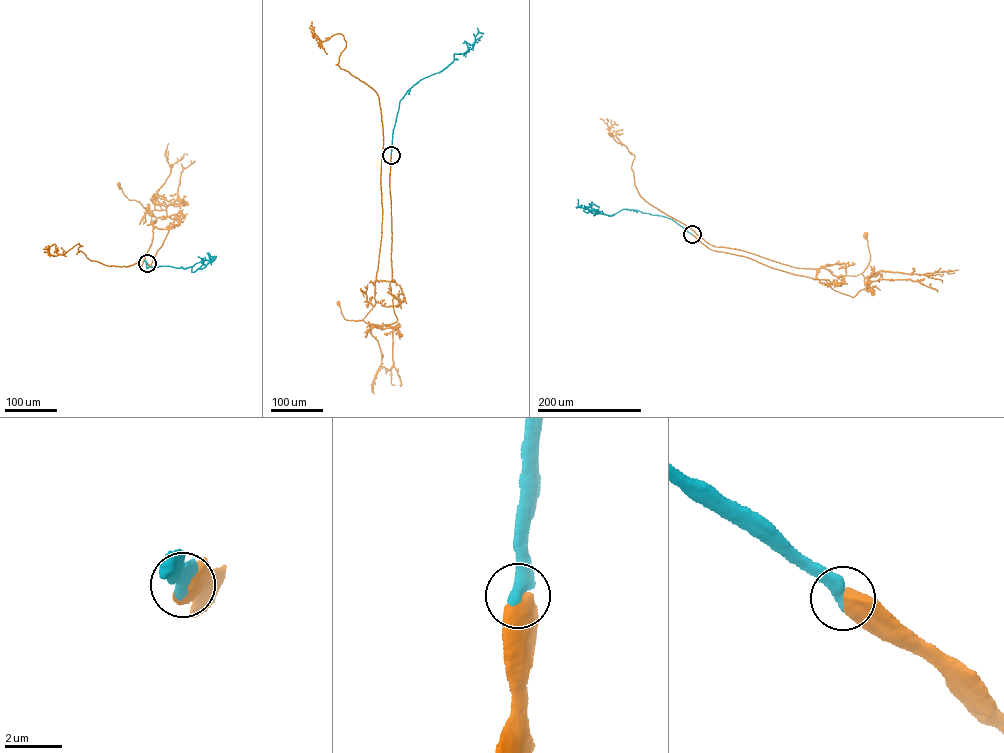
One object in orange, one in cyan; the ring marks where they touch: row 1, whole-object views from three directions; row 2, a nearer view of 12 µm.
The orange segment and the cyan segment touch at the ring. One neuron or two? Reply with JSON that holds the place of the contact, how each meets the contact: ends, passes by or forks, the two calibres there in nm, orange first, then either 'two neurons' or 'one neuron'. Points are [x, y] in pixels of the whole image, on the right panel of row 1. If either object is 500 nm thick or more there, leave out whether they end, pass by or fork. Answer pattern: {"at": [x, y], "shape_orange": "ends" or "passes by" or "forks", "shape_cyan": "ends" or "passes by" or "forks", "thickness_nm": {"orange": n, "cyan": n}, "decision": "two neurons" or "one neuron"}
{"at": [692, 234], "thickness_nm": {"orange": 800, "cyan": 500}, "decision": "one neuron"}

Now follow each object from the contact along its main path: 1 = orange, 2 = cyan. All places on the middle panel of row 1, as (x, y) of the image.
1: (391, 155), (389, 284), (399, 303), (376, 303), (363, 319), (356, 321), (344, 318), (338, 302)
2: (391, 155), (399, 101), (420, 80), (447, 67), (453, 61), (454, 54), (470, 49), (477, 28)

